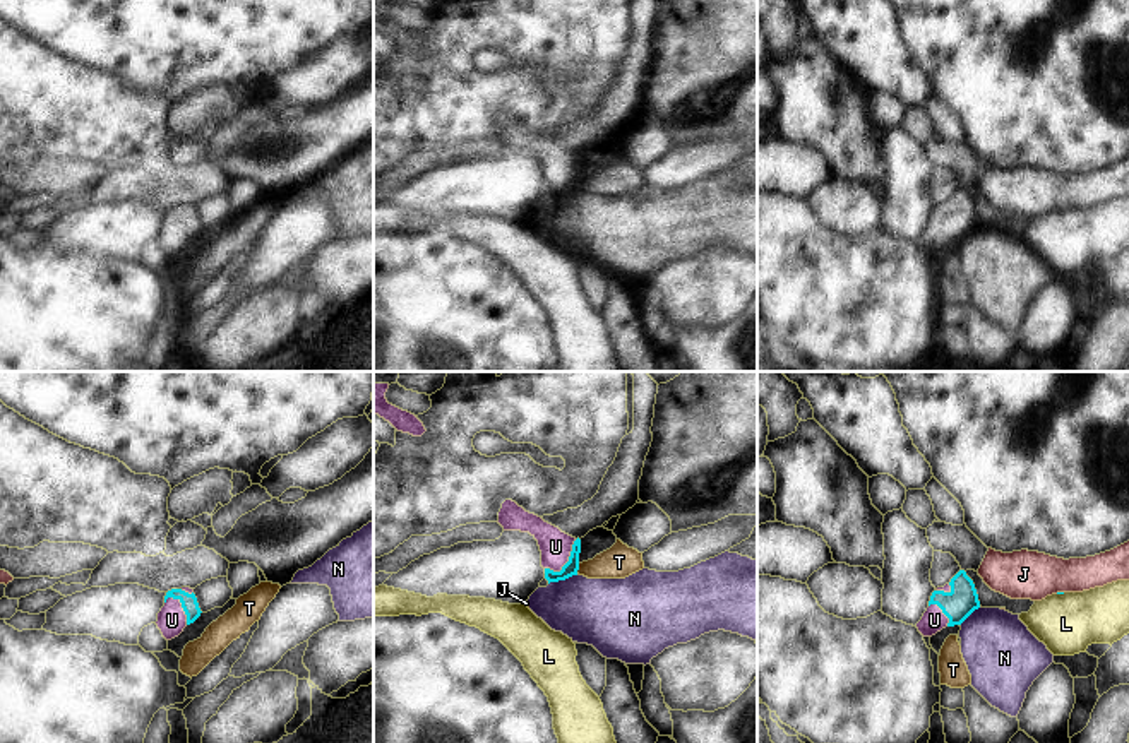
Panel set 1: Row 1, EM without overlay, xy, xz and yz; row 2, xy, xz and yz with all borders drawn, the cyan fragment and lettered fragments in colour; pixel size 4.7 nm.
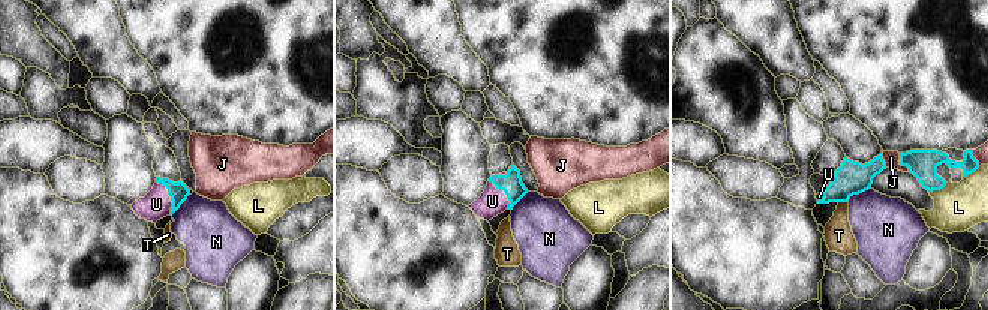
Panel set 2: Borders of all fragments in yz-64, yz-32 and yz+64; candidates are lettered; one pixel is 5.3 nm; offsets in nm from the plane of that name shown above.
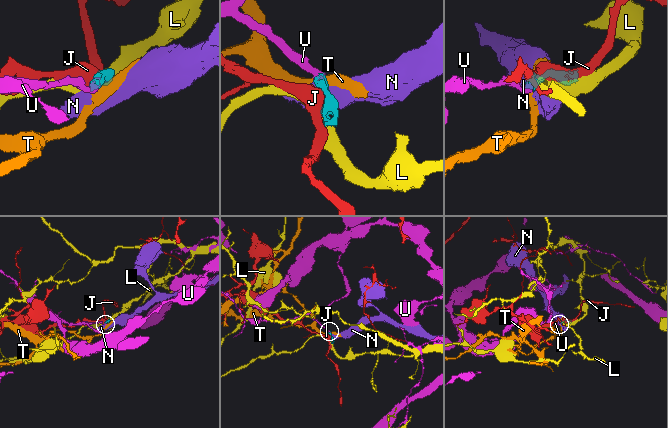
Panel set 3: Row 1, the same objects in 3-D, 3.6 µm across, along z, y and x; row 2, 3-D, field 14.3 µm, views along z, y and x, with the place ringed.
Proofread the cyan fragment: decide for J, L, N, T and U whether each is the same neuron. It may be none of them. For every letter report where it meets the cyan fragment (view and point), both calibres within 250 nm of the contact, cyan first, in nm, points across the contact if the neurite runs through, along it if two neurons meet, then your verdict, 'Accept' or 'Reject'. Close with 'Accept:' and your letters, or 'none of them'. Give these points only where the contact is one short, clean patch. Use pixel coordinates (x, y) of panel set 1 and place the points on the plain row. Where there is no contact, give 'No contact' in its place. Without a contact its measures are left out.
J: Touches cyan at yz (1059, 209). Thickness 20 nm (cyan) against 220 nm. Reject
L: Touches cyan at yz (1061, 209). Thickness 20 nm (cyan) against 280 nm. Boundary: yz (1064, 209), (1057, 211). Reject
N: Touches cyan at xz (562, 196). Thickness 70 nm (cyan) against 320 nm. Boundary: xz (578, 190), (549, 201). Reject
T: Touches cyan at xz (578, 185). Thickness 70 nm (cyan) against 160 nm. Boundary: xz (579, 180), (576, 189). Reject
U: Touches cyan at xz (567, 178). Thickness 70 nm (cyan) against 150 nm. Path across: xz (571, 184), (567, 178), (555, 163). Accept
Accept: U.

